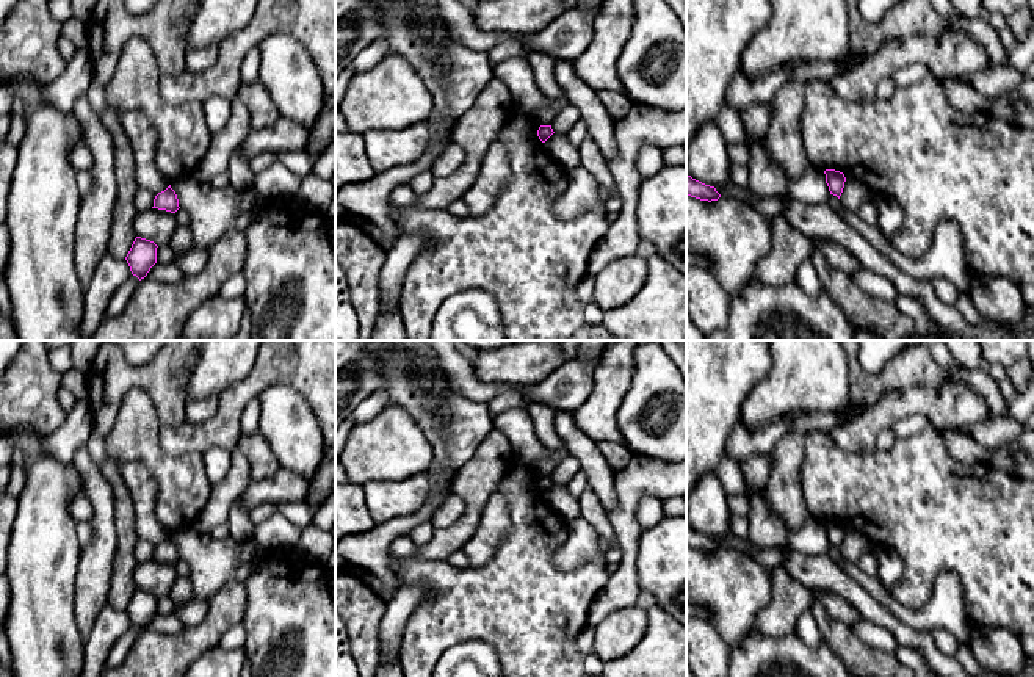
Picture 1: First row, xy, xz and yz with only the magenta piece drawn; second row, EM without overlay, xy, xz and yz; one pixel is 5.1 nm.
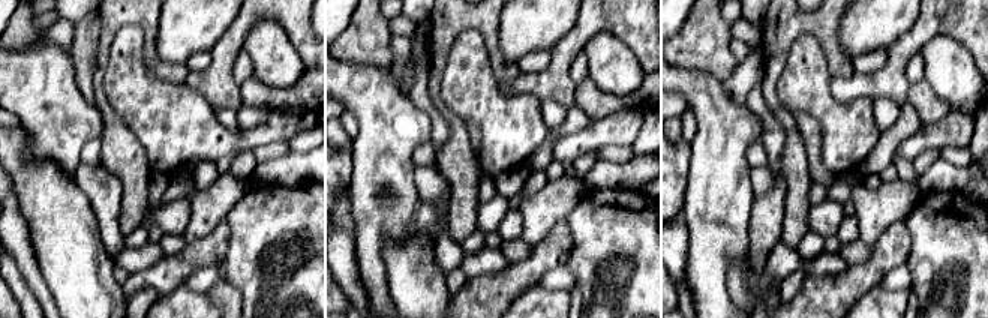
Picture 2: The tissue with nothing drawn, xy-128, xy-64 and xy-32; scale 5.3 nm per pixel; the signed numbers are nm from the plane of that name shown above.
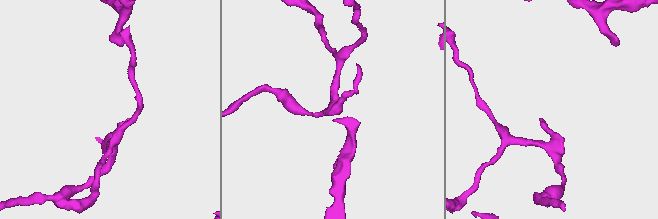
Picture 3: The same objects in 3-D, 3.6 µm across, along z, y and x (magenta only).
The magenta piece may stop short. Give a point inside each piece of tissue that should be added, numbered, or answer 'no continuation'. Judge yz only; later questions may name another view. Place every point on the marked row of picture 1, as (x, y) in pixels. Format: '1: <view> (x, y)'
no continuation

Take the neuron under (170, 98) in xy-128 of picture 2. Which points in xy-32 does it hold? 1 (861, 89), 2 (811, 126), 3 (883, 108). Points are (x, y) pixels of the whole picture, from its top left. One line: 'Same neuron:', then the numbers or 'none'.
Same neuron: none

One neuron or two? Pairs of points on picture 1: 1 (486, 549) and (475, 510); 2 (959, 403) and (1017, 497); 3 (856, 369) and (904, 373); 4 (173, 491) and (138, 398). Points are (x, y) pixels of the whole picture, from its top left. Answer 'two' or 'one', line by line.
1: two
2: two
3: one
4: one

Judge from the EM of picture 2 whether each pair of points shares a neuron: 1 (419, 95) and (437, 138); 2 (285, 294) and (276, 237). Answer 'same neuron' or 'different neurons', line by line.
1: same neuron
2: same neuron

